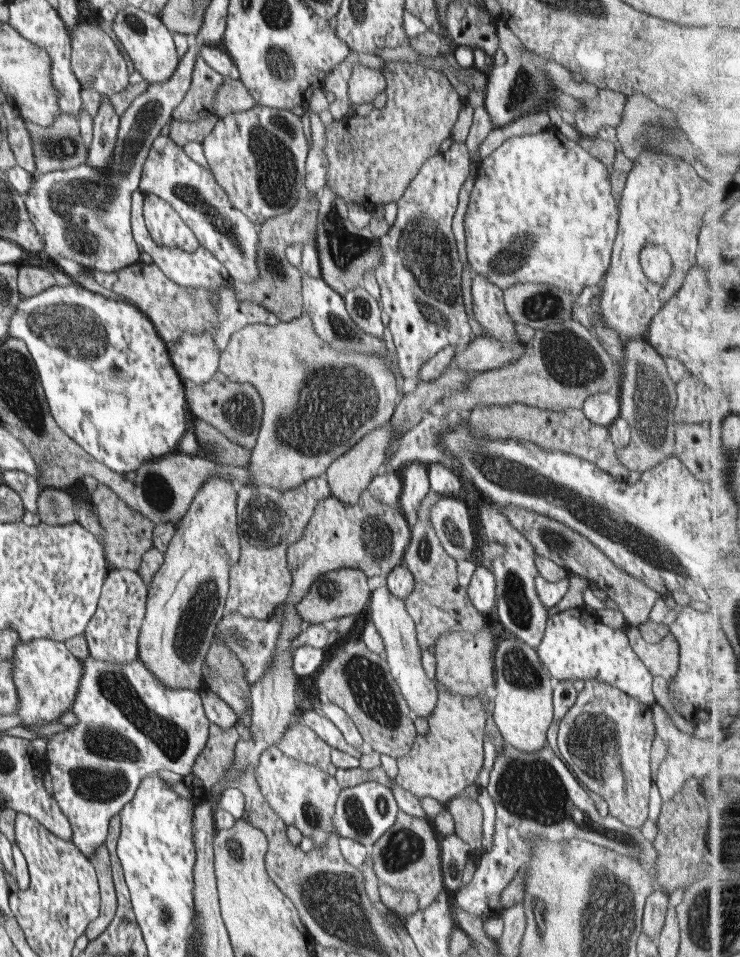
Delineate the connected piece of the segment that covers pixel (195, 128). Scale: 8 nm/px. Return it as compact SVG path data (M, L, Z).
M210 113L207 117L202 117L198 121L183 122L173 119L170 122L168 135L178 146L184 147L189 142L199 142L203 140L216 127L218 123L218 114Z

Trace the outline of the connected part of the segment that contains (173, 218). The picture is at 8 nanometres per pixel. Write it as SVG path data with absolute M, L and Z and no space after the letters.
M144 194L143 217L147 231L158 246L178 248L191 253L201 246L193 230L178 212L158 195Z

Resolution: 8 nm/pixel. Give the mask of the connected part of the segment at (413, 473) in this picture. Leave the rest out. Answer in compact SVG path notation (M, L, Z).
M410 462L402 474L402 505L400 508L408 524L417 522L418 511L424 498L431 492L429 486L428 466L430 462Z

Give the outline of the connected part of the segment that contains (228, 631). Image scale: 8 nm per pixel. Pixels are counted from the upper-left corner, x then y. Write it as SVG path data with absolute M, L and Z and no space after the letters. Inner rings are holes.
M225 613L222 620L217 624L215 634L223 638L225 646L237 656L237 659L245 668L245 678L247 683L254 684L261 676L267 672L267 668L271 666L270 660L273 660L273 652L275 652L275 644L277 637L281 633L281 624L274 618L262 620L254 617L242 616L240 613Z

